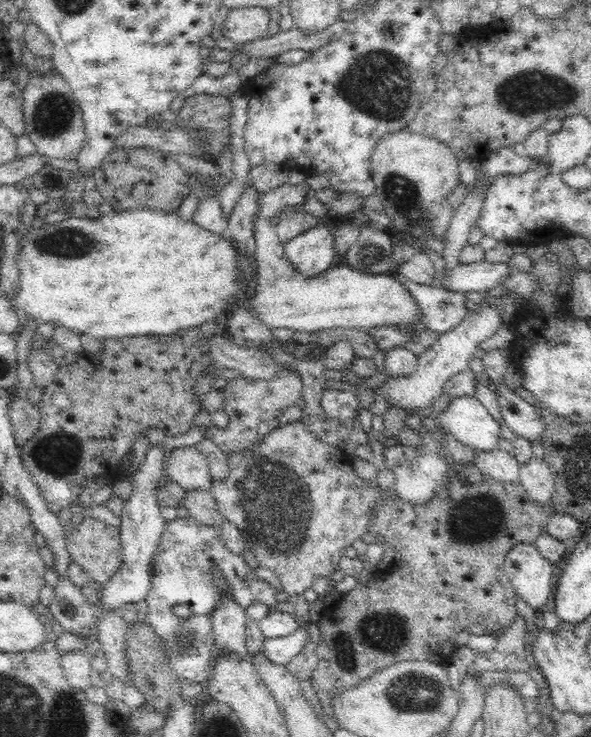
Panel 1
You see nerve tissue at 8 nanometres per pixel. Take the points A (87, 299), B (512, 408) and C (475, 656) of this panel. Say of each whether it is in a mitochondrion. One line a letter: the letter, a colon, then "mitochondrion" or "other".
A: other
B: other
C: other

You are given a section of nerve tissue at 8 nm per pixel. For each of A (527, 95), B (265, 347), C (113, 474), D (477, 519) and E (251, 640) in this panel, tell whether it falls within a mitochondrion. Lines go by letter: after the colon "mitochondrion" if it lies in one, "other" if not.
A: mitochondrion
B: other
C: other
D: mitochondrion
E: other

